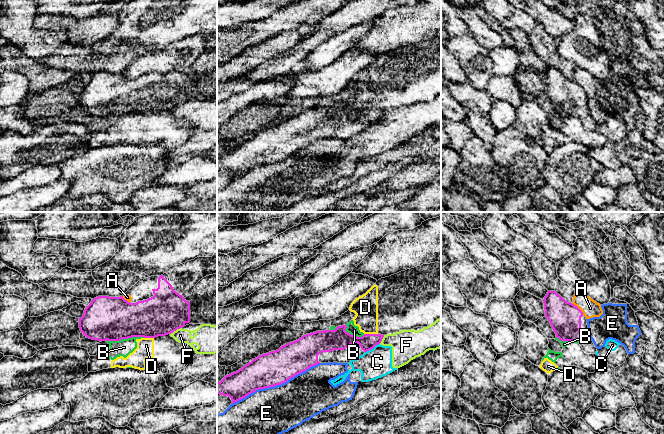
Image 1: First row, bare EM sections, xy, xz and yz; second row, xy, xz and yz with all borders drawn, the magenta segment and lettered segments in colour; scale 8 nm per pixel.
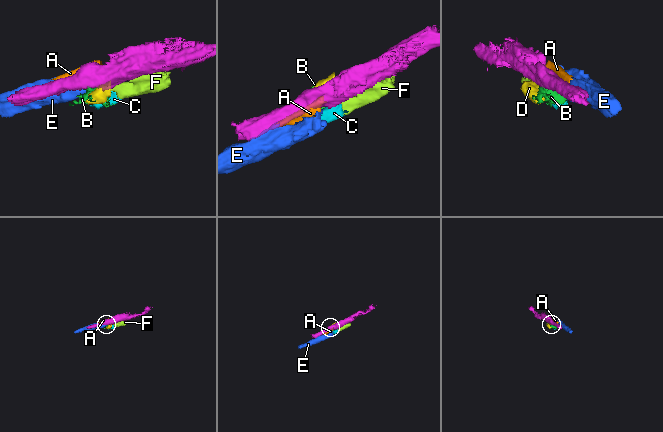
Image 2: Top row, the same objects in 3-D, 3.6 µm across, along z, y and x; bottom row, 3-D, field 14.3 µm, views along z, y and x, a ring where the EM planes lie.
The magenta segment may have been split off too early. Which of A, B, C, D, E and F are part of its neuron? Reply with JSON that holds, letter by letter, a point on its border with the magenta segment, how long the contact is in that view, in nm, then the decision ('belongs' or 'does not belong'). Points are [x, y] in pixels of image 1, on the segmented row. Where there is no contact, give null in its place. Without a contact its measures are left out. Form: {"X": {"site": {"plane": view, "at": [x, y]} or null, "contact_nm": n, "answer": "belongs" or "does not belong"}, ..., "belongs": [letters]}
{"A": {"site": {"plane": "yz", "at": [578, 308]}, "contact_nm": 140, "answer": "does not belong"}, "B": {"site": {"plane": "xy", "at": [125, 338]}, "contact_nm": 320, "answer": "does not belong"}, "C": {"site": {"plane": "xz", "at": [372, 348]}, "contact_nm": 140, "answer": "does not belong"}, "D": {"site": {"plane": "xz", "at": [371, 334]}, "contact_nm": 110, "answer": "does not belong"}, "E": {"site": {"plane": "xz", "at": [275, 385]}, "contact_nm": 800, "answer": "does not belong"}, "F": {"site": {"plane": "xy", "at": [175, 330]}, "contact_nm": 110, "answer": "does not belong"}, "belongs": []}

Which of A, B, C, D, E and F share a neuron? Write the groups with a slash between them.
A E / B D / C F

